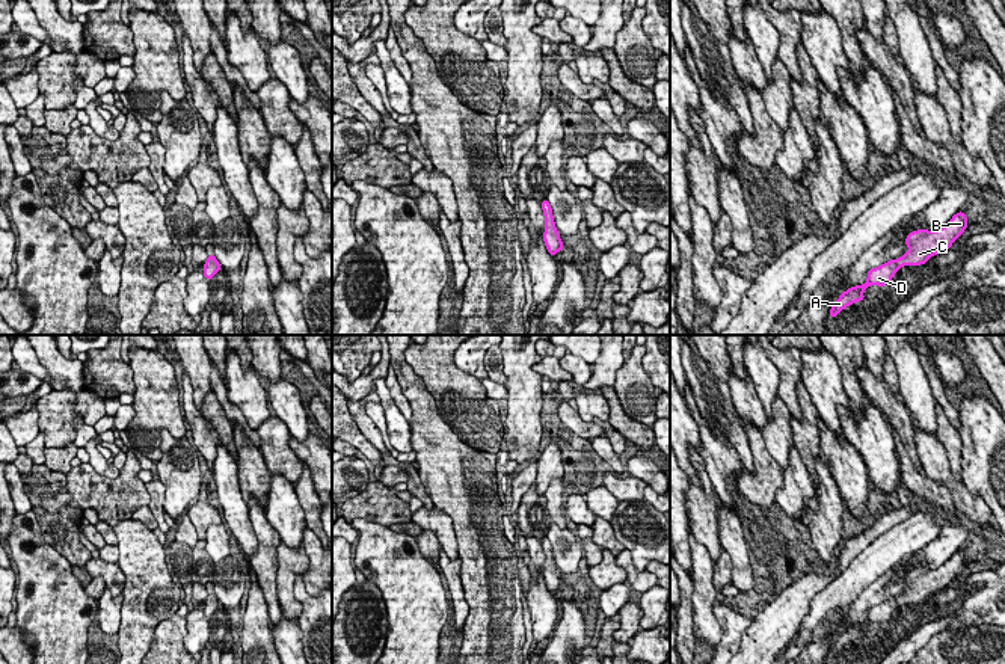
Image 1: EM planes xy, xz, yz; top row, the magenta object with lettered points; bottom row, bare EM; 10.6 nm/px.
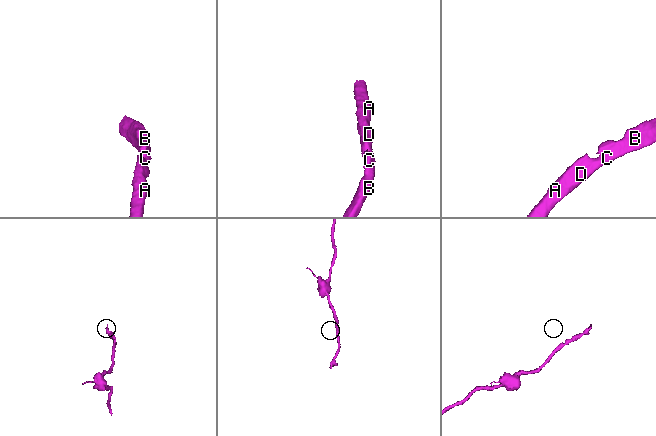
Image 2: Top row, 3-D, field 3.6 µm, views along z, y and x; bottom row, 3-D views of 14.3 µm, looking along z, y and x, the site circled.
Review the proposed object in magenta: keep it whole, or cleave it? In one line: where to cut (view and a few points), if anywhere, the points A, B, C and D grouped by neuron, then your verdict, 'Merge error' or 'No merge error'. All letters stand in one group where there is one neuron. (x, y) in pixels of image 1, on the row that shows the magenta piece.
No split. Groups: A B C D. No merge error

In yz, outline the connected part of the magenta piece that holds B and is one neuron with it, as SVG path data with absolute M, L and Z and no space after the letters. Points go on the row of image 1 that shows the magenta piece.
M958 211L937 231L917 229L910 232L905 238L905 244L910 251L901 258L890 260L880 267L871 269L863 285L851 287L839 296L831 306L828 317L836 317L844 308L863 300L863 291L869 285L883 287L884 284L889 284L902 266L925 264L930 257L952 247L952 241L964 232L969 226L967 223L966 213Z

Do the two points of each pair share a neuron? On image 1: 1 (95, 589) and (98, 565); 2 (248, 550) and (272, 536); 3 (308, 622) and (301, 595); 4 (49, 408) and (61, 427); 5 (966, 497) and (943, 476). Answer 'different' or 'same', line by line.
1: different
2: different
3: same
4: same
5: same

